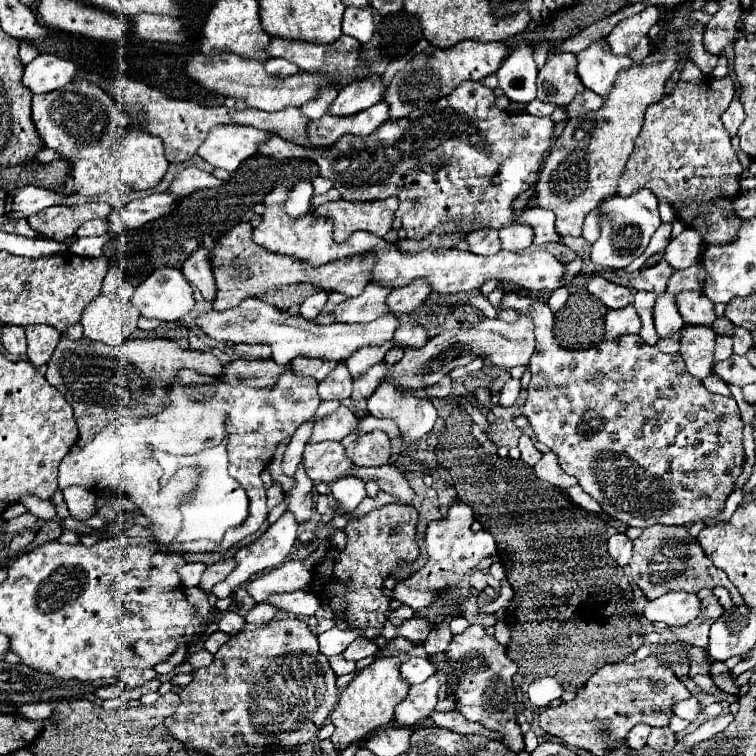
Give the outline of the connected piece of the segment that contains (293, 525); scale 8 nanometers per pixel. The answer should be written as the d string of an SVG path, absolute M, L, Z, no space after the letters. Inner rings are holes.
M287 510L275 524L269 526L269 530L267 530L261 538L257 538L255 542L251 542L249 546L241 548L241 550L235 554L237 568L235 568L223 582L219 582L219 584L213 586L213 594L215 594L217 598L227 598L239 584L247 582L253 574L259 574L259 572L263 572L265 568L271 570L271 568L279 566L279 564L289 556L289 552L291 552L291 548L293 548L293 544L295 544L295 540L297 540L297 526L299 526L299 524L297 524L293 512Z

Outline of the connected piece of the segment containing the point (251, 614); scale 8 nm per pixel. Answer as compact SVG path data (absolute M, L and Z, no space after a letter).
M257 604L255 608L251 608L251 610L245 614L245 620L247 620L249 624L261 626L261 624L271 622L271 620L275 618L275 614L277 614L275 606L271 606L271 604Z

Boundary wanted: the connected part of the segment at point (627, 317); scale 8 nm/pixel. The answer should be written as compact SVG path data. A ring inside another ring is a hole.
M633 304L607 312L607 318L605 318L605 338L607 340L619 338L623 334L639 334L639 330L641 330L641 320Z

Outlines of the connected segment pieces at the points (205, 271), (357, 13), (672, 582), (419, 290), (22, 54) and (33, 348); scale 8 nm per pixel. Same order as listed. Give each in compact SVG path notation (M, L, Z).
M201 242L199 250L193 252L189 256L189 260L183 262L183 274L189 282L193 282L203 298L207 302L213 302L215 300L215 294L217 294L217 286L215 286L215 280L213 280L213 272L211 272L211 264L207 262L207 256L205 256L205 246Z
M347 6L345 16L343 16L343 34L353 36L359 40L359 44L367 44L369 38L373 36L375 24L373 24L373 12L371 6L367 8L357 8L357 6Z
M649 526L643 530L643 536L633 540L633 558L629 564L631 576L637 586L645 592L649 600L655 600L671 590L685 590L697 594L701 588L723 586L729 590L733 602L743 606L741 594L729 582L725 572L713 566L713 562L703 554L697 540L693 540L685 526Z
M415 280L407 286L395 288L389 294L387 306L393 312L413 312L417 306L421 306L429 298L431 292L433 292L433 288L425 280Z
M21 42L21 50L19 50L19 58L23 60L23 64L29 64L33 58L37 58L39 50L31 44L31 42Z
M27 326L27 358L33 366L43 366L51 360L55 346L61 340L61 332L53 326Z

